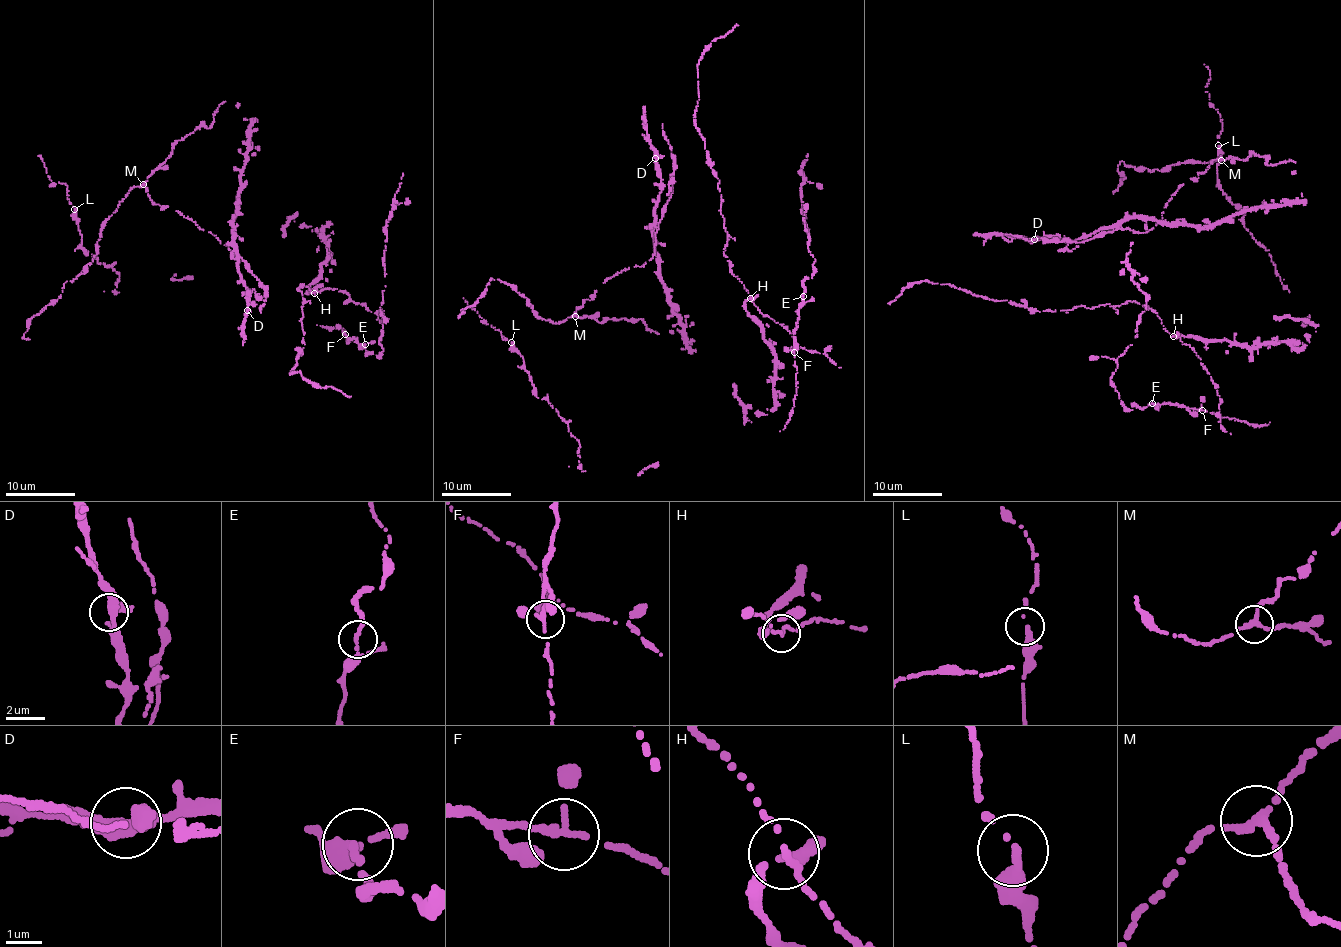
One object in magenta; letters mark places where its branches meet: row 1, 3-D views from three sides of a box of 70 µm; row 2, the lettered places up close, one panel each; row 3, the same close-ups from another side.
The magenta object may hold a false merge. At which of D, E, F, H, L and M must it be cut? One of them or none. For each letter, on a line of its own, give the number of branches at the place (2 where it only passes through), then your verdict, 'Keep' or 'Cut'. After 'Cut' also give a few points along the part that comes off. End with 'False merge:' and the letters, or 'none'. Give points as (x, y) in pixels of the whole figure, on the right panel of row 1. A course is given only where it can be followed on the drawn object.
D: Branches: 3. Keep
E: Branches: 3. Keep
F: Branches: 3. Keep
H: Branches: 3. Keep
L: Branches: 2. Keep
M: Branches: 3. Keep
False merge: none

